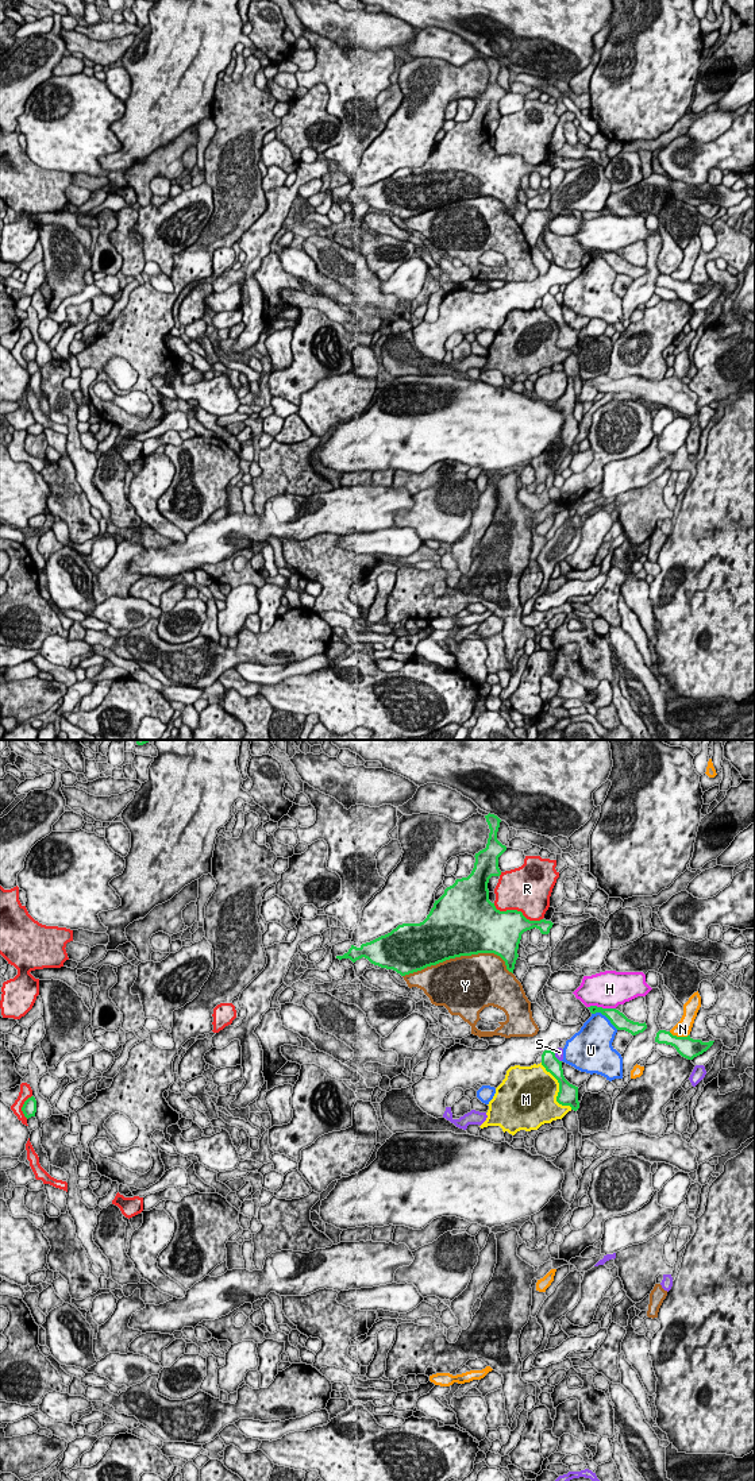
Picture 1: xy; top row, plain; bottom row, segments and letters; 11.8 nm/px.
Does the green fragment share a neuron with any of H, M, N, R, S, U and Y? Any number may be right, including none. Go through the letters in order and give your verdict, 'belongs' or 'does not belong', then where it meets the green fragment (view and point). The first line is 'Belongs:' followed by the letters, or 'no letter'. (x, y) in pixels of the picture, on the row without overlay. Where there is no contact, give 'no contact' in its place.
Belongs: S
H: does not belong; contact xy (601, 251)
M: does not belong; contact xy (559, 334)
N: does not belong; contact xy (678, 281)
R: does not belong; contact xy (516, 154)
S: belongs; contact xy (555, 301)
U: does not belong; contact xy (605, 259)
Y: does not belong; contact xy (459, 200)

